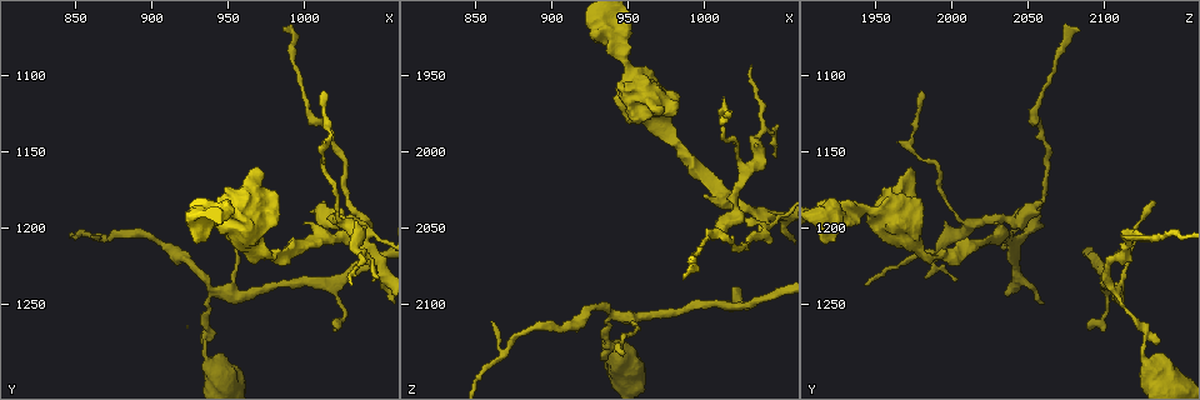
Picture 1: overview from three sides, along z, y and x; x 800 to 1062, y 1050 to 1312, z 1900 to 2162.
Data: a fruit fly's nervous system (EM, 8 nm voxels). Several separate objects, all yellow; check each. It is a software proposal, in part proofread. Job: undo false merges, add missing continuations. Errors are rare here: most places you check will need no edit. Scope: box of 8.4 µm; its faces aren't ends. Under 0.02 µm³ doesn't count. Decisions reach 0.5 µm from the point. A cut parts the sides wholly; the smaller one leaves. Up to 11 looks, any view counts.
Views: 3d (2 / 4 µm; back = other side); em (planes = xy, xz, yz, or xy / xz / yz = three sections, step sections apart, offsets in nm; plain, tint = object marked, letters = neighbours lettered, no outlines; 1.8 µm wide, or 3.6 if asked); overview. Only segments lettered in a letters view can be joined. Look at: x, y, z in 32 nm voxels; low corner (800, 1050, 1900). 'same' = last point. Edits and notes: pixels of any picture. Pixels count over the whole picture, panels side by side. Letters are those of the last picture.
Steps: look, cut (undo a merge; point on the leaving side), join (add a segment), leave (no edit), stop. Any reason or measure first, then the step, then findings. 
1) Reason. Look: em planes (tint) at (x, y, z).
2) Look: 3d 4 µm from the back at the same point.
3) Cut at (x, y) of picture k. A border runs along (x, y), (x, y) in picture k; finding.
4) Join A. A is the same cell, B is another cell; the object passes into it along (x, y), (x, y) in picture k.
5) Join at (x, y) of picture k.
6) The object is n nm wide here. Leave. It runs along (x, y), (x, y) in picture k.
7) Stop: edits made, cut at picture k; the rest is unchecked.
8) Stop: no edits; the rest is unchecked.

End of a long branch. Look: 3d 4 µm at (986, 1070, 2082).

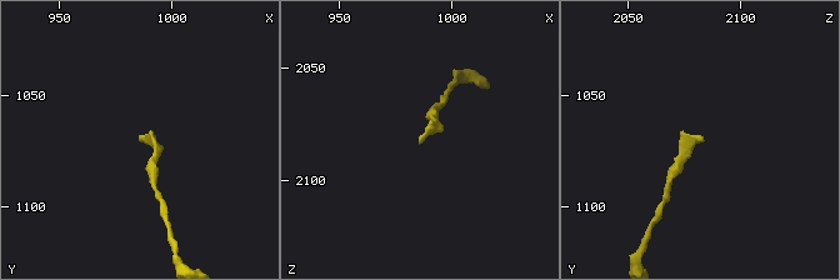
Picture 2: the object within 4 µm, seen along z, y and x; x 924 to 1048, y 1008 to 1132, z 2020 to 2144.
Need the tissue. Look: em planes (letters) at (986, 1069, 2083).

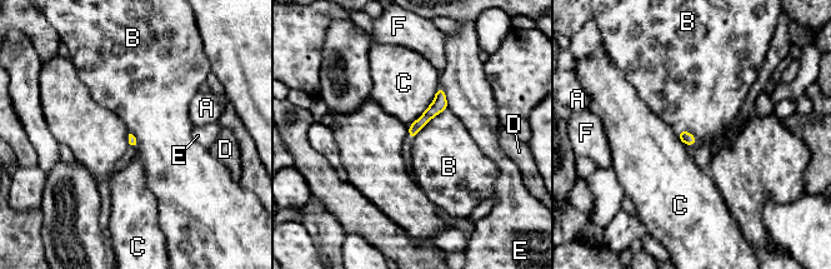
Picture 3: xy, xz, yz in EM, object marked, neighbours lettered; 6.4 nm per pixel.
Leave. A, B, C, D, E and F are other cells; it runs along (440, 91), (440, 103), (411, 134) in picture 3; none of them fits.

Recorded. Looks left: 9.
Tapers out. Look: 3d 4 µm at (1012, 1110, 1980).

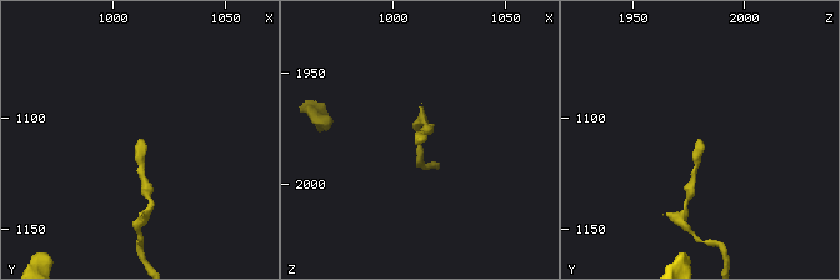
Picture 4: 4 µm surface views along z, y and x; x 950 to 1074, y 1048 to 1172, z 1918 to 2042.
Look: em planes (letters) at (1013, 1111, 1980).

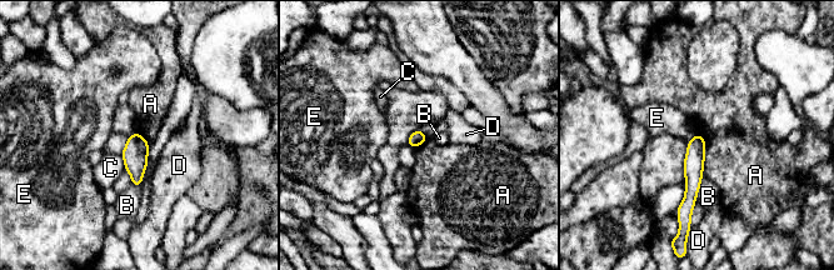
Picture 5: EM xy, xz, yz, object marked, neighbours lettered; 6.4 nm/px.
Leave. A, B, C, D and E are other cells; it runs along (698, 138), (692, 193), (685, 214) in picture 5; no lettered segment goes on from it.

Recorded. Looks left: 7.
Two arms at a narrow angle. Look: em planes (tint) at (1038, 1202, 2050).

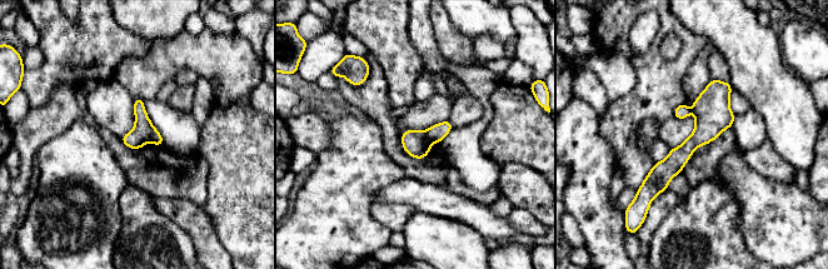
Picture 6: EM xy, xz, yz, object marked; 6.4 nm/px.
Look: em planes (letters) at the same point.

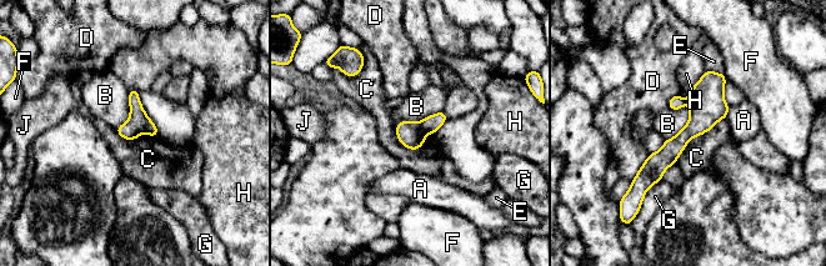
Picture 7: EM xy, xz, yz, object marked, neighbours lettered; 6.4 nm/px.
Cut at (149, 129) of picture 7. A, B, C, D, E, F, G, H and J are other cells; a border runs along (145, 114), (145, 125), (141, 131) in picture 7; a second neuron is stuck on.

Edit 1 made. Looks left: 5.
Look: em 3.6 µm xy step 8 (tint) at (936, 1280, 2128).

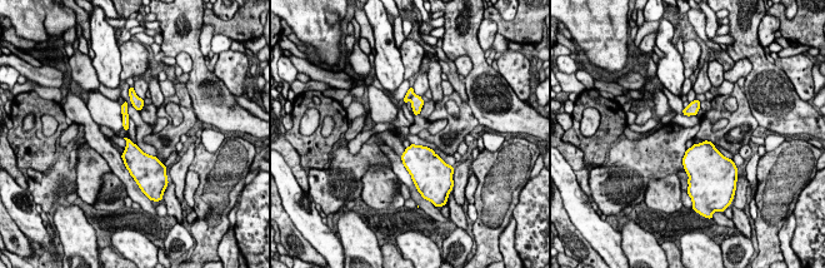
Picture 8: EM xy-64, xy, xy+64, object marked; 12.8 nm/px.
Look: em 3.6 µm xy step 8 (letters) at the same point.

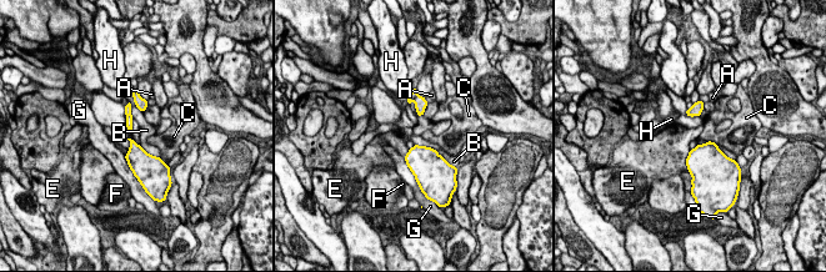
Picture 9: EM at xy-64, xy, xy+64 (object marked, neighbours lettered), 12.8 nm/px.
Cut at (420, 102) of picture 9. A, B, C, E, F, G and H are other cells; a second neuron is stuck on.

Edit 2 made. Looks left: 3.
Stop: edits made, cut at picture 7, cut at picture 9; the rest is unchecked.

